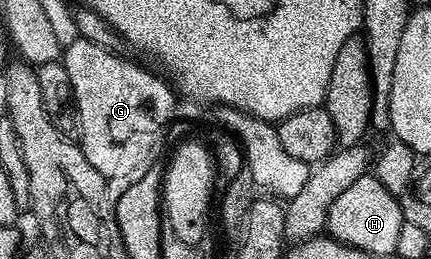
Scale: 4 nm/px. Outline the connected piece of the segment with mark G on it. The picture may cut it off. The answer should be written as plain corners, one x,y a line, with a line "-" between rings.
77,39
65,46
64,64
68,71
68,79
72,79
72,101
78,104
78,125
82,128
80,144
88,163
106,177
107,182
122,181
129,183
140,179
151,172
150,164
158,153
158,140
165,138
167,128
176,113
176,93
169,84
165,85
154,73
149,73
142,65
134,61
125,61
112,49
105,49
91,41

